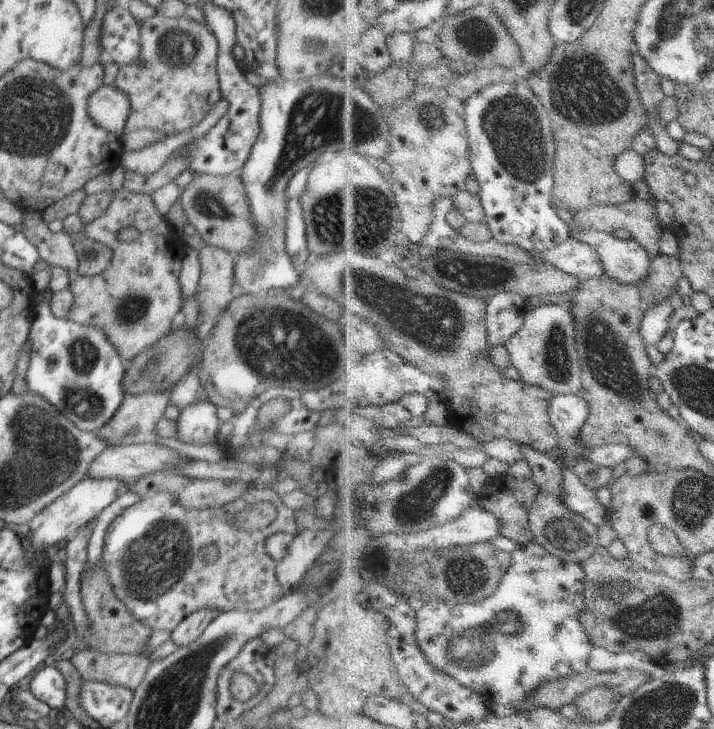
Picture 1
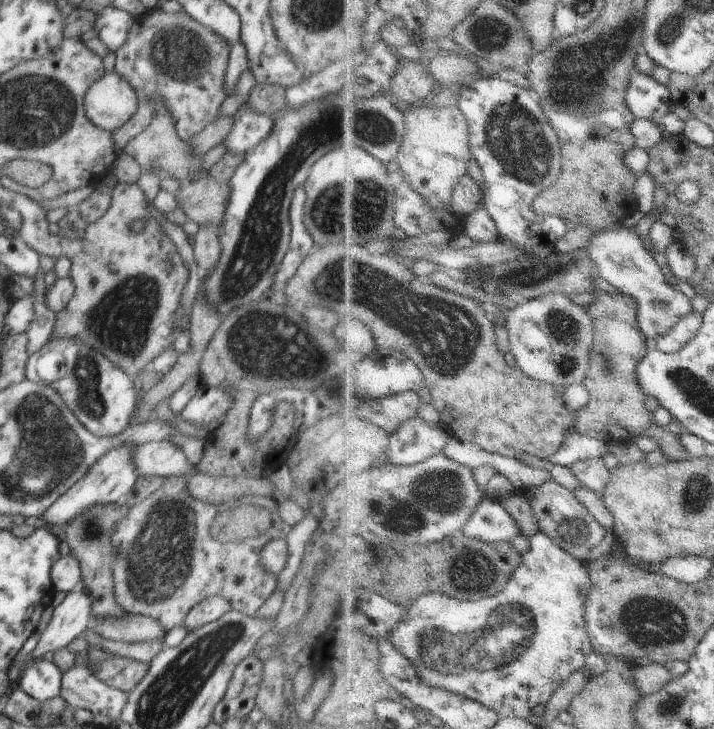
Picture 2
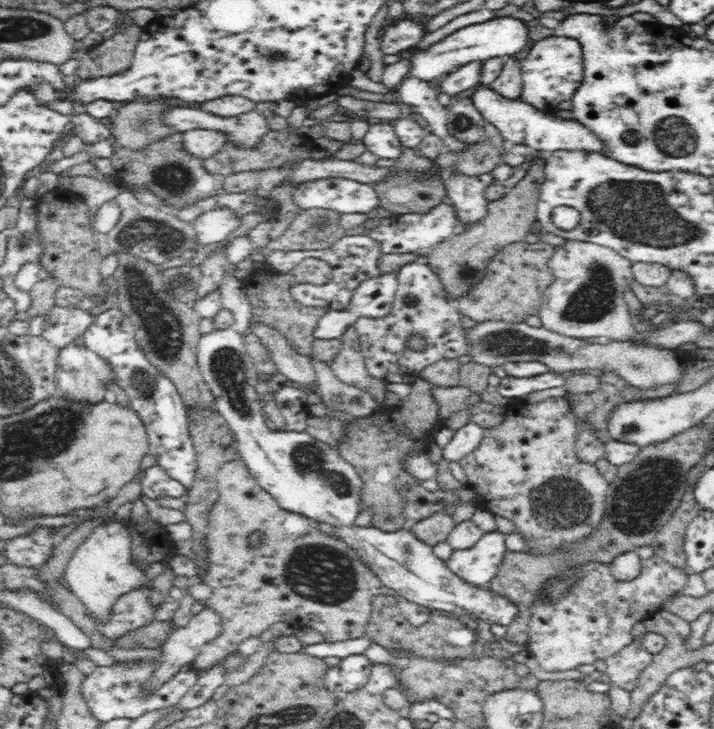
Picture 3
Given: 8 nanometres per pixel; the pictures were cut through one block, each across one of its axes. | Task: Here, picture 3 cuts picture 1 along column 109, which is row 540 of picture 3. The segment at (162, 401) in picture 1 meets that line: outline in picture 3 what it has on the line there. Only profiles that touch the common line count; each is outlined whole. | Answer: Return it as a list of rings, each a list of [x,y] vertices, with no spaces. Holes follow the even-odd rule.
[[[444,511],[434,513],[421,521],[411,522],[410,530],[418,540],[433,547],[439,542],[446,541],[455,526],[454,520]]]

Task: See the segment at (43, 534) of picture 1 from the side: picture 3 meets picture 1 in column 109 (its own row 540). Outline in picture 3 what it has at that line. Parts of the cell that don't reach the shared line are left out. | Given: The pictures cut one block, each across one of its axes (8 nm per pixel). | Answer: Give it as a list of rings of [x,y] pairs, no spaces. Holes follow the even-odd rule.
[[[499,530],[484,533],[475,545],[454,551],[446,564],[465,582],[487,587],[507,553],[504,535]]]

